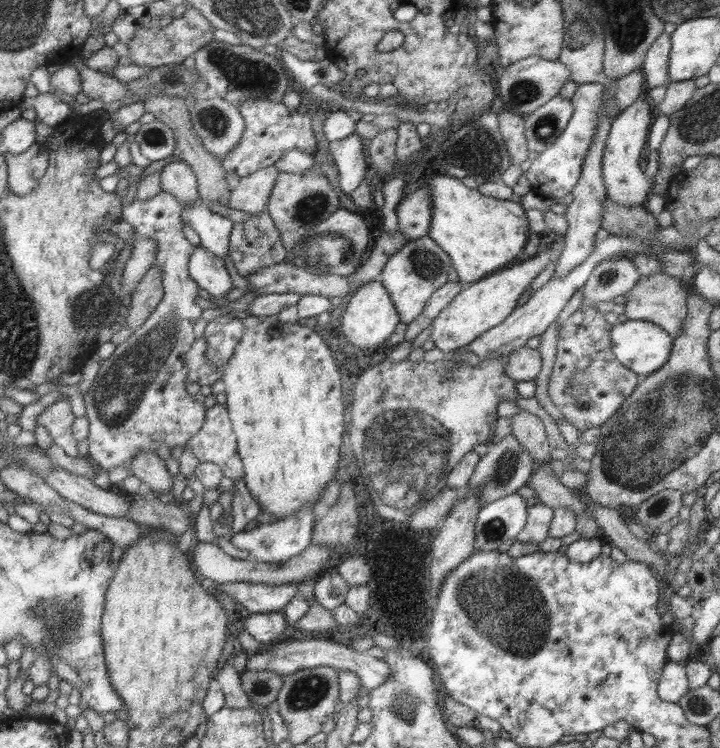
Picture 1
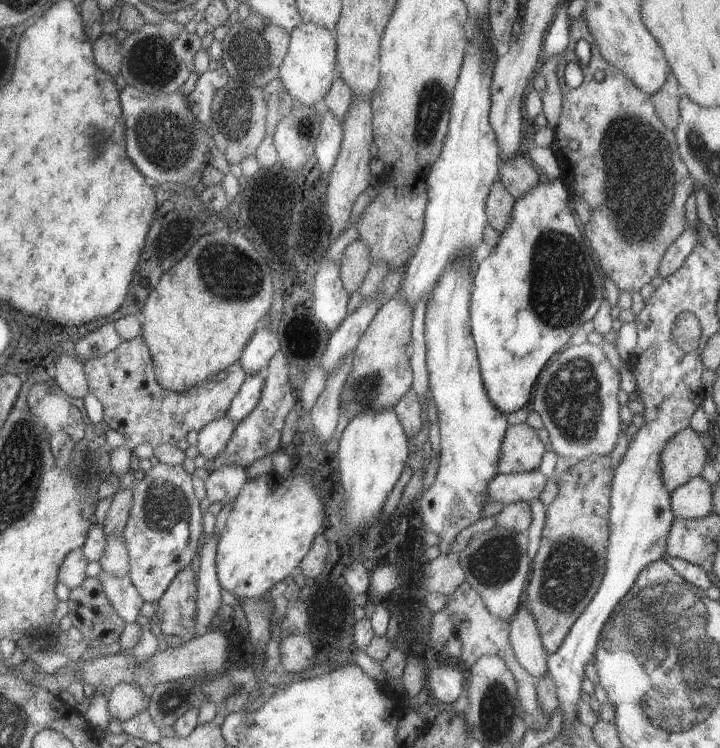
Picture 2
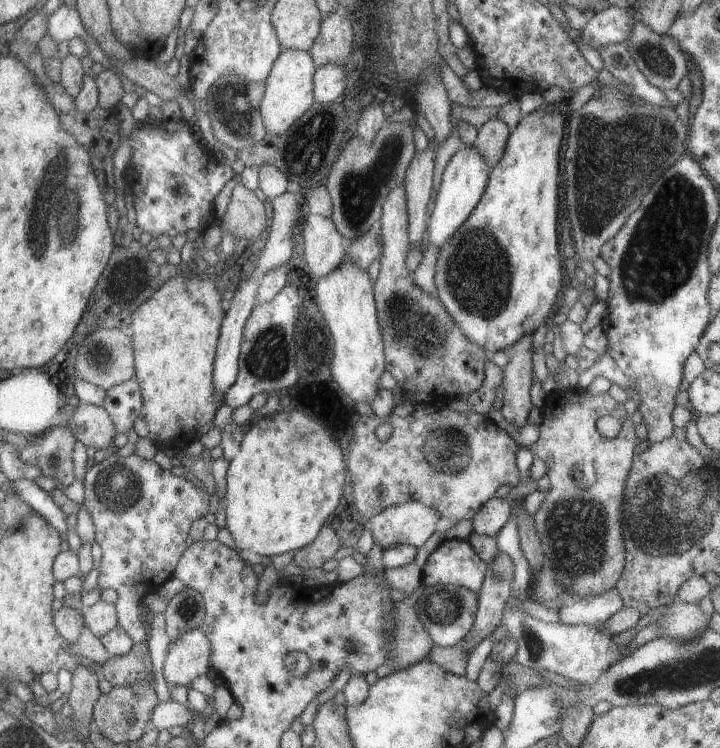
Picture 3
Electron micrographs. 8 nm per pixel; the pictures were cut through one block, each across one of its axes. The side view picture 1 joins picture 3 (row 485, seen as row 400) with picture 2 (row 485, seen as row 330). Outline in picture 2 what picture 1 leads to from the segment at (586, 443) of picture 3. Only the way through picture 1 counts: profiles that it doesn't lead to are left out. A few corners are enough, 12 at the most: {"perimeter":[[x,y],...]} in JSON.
{"perimeter":[[610,452],[558,476],[525,588],[555,652],[606,569]]}

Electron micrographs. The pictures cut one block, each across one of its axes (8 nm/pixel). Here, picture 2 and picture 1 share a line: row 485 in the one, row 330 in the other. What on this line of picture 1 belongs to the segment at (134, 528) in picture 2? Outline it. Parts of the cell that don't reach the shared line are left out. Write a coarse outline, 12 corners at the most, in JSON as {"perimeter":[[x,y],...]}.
{"perimeter":[[161,190],[120,220],[157,245],[163,296],[83,394],[86,457],[107,474],[185,445],[202,310],[182,206]]}

